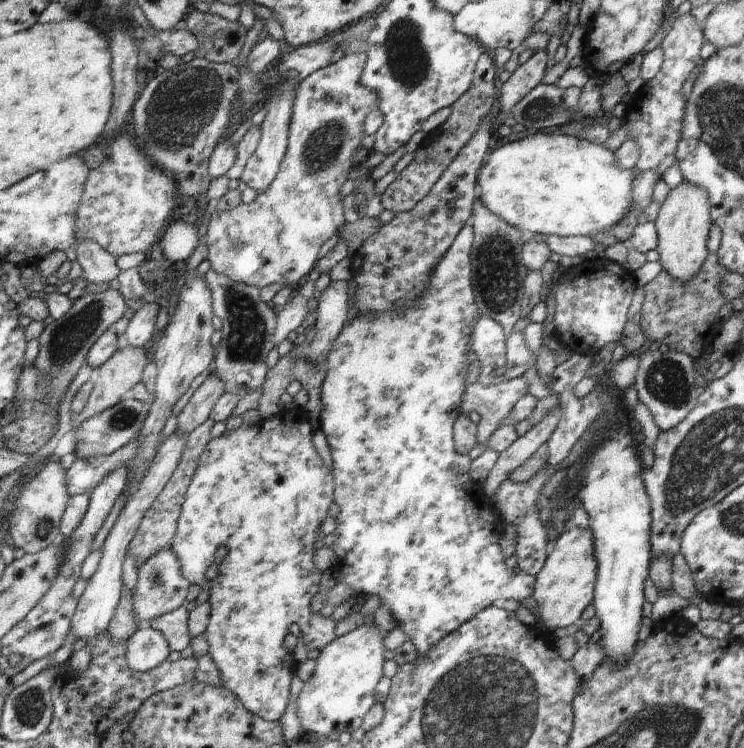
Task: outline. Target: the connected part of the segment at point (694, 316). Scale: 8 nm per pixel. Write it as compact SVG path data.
M709 254L699 272L689 282L679 282L671 278L667 272L659 272L649 284L643 286L643 304L641 304L641 322L639 330L647 338L647 342L667 344L669 350L685 354L691 358L693 368L699 368L699 376L705 376L705 372L713 370L709 364L705 364L709 352L713 352L711 344L717 338L721 324L717 322L717 312L721 306L727 304L727 300L719 294L717 284L727 274L717 262L715 254Z

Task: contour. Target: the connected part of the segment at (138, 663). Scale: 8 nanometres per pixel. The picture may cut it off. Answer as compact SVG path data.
M145 626L129 640L127 662L131 664L131 670L145 674L165 664L169 654L171 646L167 638L159 630Z

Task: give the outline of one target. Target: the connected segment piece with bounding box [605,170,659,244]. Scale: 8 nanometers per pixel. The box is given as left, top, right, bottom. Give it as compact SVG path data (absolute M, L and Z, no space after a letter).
M653 170L639 172L639 176L633 178L633 182L631 182L631 208L615 226L605 230L609 236L613 236L617 242L623 242L623 244L629 242L629 236L637 226L637 218L653 202L653 188L657 182L659 180Z

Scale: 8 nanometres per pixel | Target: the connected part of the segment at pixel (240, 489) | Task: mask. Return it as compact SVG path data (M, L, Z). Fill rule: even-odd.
M283 410L277 416L269 420L261 420L253 426L241 426L235 432L227 432L207 446L207 452L203 454L203 460L197 464L197 474L195 480L187 492L187 504L183 504L183 516L179 520L179 536L173 540L173 552L181 560L181 570L183 576L191 582L191 586L201 586L201 590L209 590L209 604L211 604L211 620L207 628L207 640L211 644L211 658L217 664L223 684L227 690L231 690L247 710L251 710L255 716L263 718L265 722L281 722L285 718L285 712L289 708L289 698L291 698L291 678L297 674L297 662L295 662L295 652L289 652L285 648L289 628L291 624L299 626L299 632L303 636L303 642L307 650L321 650L329 646L337 638L337 622L333 618L321 616L313 612L313 596L321 588L321 576L323 572L315 564L315 550L321 546L321 526L329 516L329 506L335 502L335 480L333 480L333 470L329 470L319 452L315 450L313 444L313 430L309 424L309 416L305 410Z

